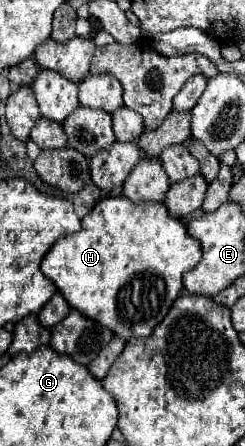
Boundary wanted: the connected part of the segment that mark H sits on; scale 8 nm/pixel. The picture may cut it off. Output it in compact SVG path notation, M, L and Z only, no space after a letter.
M107 197L107 199L101 199L101 201L83 217L81 229L79 229L77 233L71 233L71 235L67 235L67 237L59 239L59 241L51 247L51 251L45 255L45 259L43 259L43 263L41 263L41 271L43 271L43 275L45 275L49 281L53 281L53 285L57 287L57 291L69 301L69 307L79 309L79 313L83 313L85 317L91 317L91 319L97 321L99 325L111 329L113 335L123 337L125 341L129 341L131 337L141 337L141 339L145 339L145 337L149 337L149 335L153 333L153 329L155 329L155 327L163 321L163 317L169 313L169 309L171 309L171 305L175 303L175 299L181 295L181 291L183 291L183 273L187 273L189 269L193 269L193 265L199 263L199 259L201 259L201 245L199 245L199 241L193 239L193 237L187 233L185 225L183 225L179 219L175 219L175 217L171 217L171 215L167 213L167 209L165 209L163 203L133 203L133 201L129 201L127 197Z

